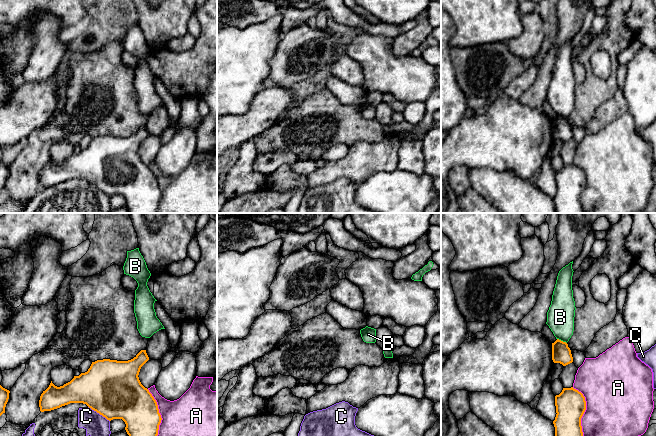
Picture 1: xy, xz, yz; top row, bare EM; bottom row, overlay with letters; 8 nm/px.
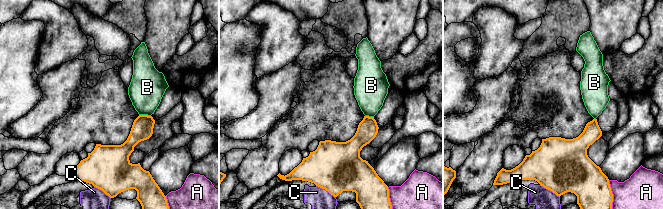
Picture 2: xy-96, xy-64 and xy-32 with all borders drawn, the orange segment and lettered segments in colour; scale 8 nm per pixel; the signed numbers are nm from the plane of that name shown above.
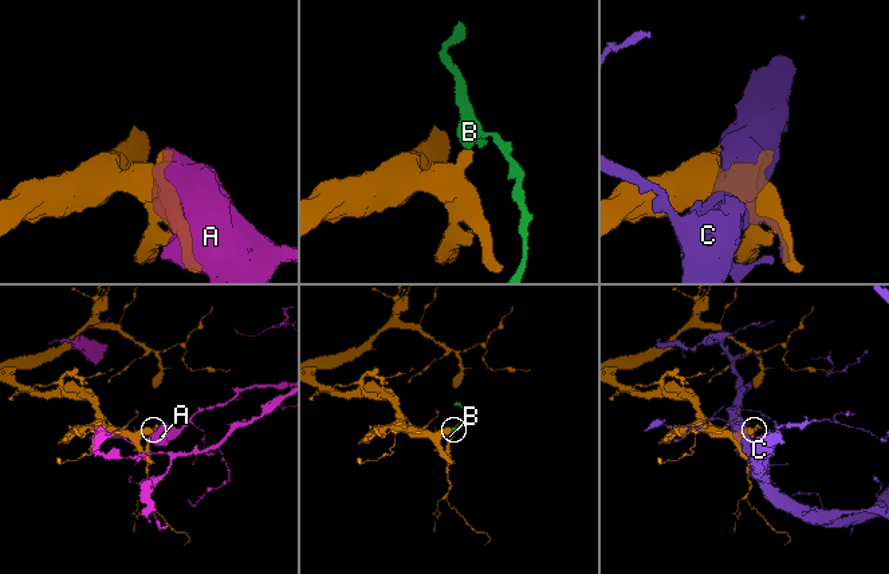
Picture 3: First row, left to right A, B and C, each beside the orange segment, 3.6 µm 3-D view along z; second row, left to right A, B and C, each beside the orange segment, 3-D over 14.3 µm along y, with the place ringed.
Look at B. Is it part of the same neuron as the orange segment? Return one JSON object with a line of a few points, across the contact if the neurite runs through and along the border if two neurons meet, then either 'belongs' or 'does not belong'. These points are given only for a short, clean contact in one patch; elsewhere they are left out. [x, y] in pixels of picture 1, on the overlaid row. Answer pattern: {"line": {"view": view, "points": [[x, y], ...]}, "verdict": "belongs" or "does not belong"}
{"line": {"view": "yz", "points": [[557, 338], [566, 343]]}, "verdict": "does not belong"}

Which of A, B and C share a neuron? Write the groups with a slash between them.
A / B / C

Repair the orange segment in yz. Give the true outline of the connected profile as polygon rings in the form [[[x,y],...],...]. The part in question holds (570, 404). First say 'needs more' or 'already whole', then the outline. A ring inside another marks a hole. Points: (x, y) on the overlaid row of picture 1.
already whole | [[[563,388],[559,395],[555,396],[556,417],[553,421],[555,436],[583,436],[581,418],[586,410],[585,397],[581,392],[571,388]]]

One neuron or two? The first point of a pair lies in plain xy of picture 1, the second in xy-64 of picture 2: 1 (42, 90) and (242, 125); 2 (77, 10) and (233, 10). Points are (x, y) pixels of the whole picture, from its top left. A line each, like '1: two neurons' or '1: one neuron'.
1: one neuron
2: one neuron

